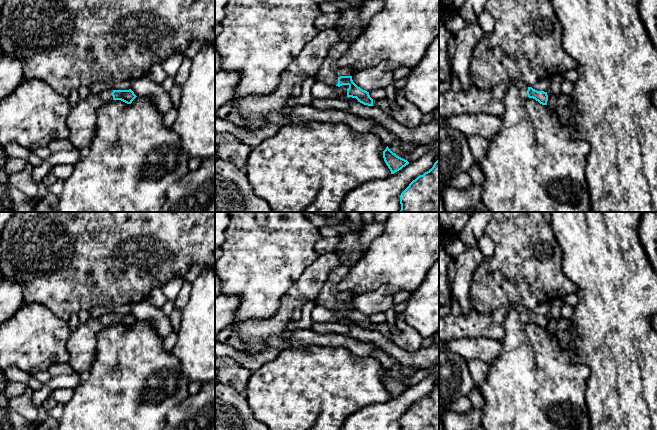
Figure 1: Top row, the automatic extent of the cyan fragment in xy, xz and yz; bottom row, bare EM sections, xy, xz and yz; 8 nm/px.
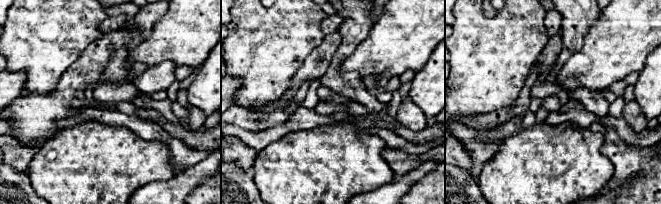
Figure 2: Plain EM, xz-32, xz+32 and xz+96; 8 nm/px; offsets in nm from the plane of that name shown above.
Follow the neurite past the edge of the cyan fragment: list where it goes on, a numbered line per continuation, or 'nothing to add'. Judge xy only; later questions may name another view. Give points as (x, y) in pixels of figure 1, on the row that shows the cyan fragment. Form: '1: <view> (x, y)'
1: xy (105, 96)

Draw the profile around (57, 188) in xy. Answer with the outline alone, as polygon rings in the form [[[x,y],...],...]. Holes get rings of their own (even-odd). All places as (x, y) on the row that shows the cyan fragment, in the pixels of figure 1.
[[[57,179],[54,184],[49,188],[48,192],[59,196],[63,191],[64,181],[65,180],[63,179]]]

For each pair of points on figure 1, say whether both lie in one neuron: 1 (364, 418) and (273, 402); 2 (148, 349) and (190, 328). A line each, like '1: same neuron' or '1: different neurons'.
1: different neurons
2: different neurons

